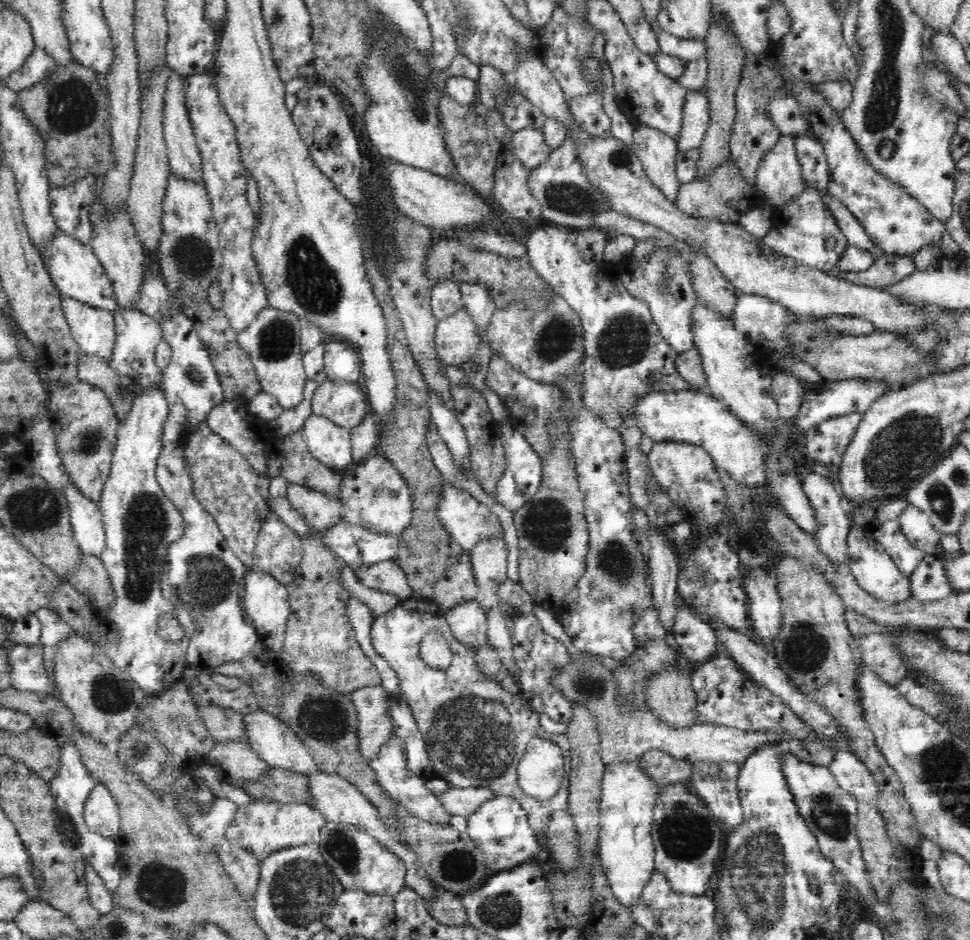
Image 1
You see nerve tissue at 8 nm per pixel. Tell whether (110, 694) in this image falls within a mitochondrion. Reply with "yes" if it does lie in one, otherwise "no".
yes

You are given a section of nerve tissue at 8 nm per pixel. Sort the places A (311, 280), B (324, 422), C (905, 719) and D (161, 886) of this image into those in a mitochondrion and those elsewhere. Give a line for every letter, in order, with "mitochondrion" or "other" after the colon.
A: mitochondrion
B: other
C: other
D: mitochondrion

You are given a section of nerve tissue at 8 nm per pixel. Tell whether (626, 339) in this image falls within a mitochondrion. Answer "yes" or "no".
yes

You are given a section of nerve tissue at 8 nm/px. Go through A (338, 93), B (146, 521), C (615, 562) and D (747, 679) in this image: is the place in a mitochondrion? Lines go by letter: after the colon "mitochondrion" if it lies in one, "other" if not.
A: other
B: mitochondrion
C: mitochondrion
D: other

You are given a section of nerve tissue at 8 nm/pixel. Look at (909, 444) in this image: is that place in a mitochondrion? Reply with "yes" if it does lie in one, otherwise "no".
yes

